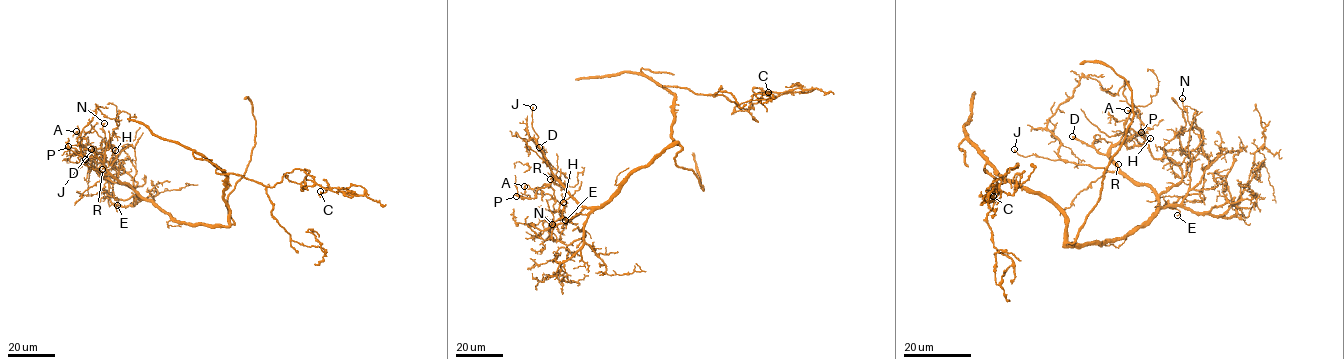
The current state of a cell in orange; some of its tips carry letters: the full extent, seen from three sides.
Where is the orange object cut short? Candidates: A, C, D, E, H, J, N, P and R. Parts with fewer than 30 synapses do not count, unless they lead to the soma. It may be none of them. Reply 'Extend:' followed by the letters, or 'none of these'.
Extend: D

